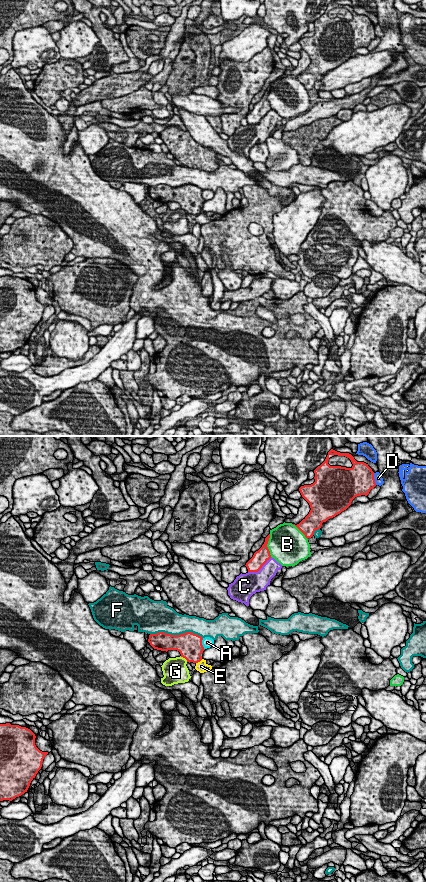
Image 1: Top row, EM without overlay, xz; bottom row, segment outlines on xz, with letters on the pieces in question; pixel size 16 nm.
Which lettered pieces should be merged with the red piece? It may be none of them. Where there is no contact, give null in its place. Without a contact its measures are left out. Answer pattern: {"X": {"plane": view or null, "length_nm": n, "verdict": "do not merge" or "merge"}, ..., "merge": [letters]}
{"A": {"plane": "xz", "length_nm": 190, "verdict": "do not merge"}, "B": {"plane": "xz", "length_nm": 360, "verdict": "do not merge"}, "C": {"plane": "xz", "length_nm": 460, "verdict": "do not merge"}, "D": {"plane": "xz", "length_nm": 200, "verdict": "do not merge"}, "E": {"plane": "xz", "length_nm": 130, "verdict": "do not merge"}, "F": {"plane": "xz", "length_nm": 850, "verdict": "do not merge"}, "G": {"plane": "xz", "length_nm": 150, "verdict": "do not merge"}, "merge": []}

